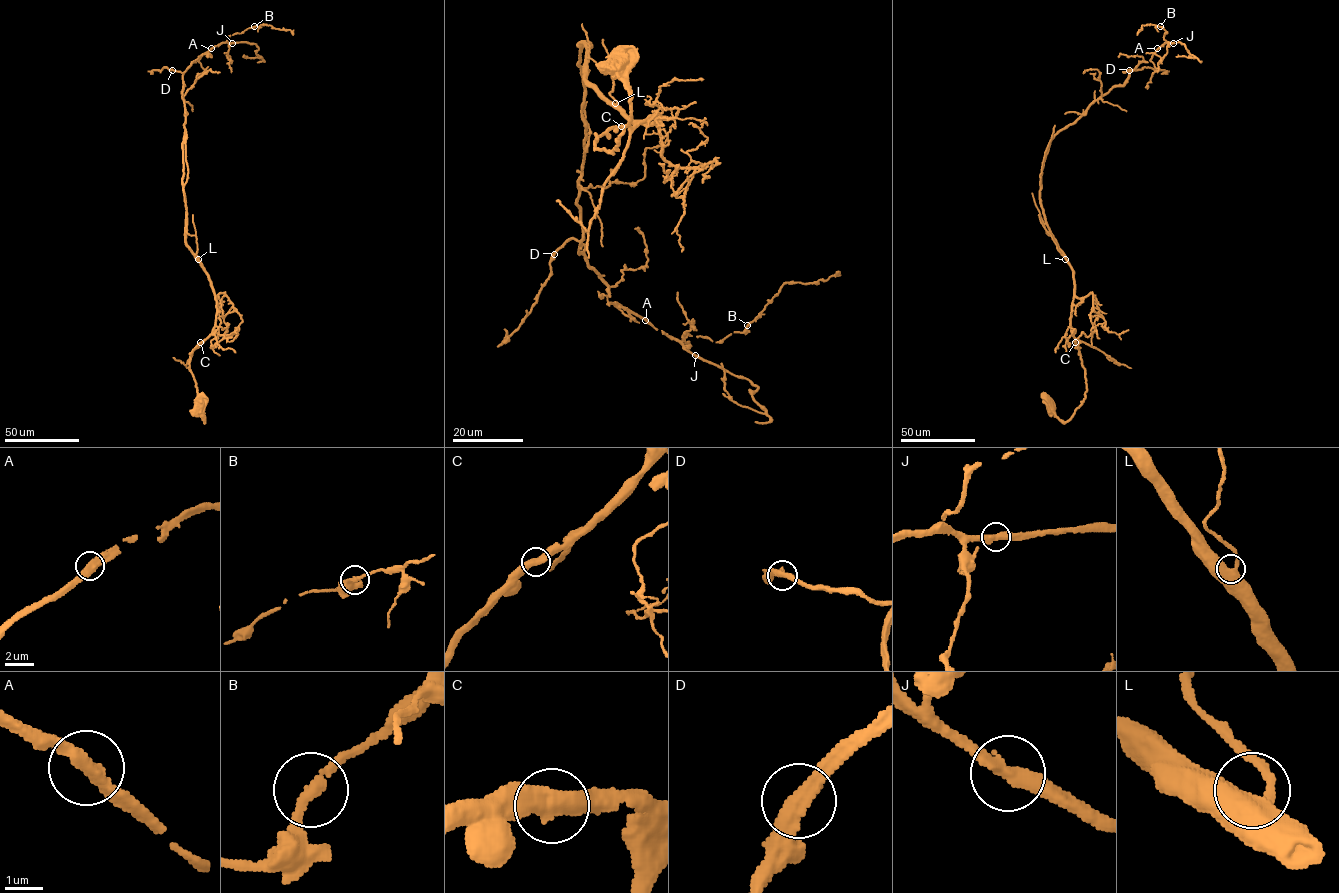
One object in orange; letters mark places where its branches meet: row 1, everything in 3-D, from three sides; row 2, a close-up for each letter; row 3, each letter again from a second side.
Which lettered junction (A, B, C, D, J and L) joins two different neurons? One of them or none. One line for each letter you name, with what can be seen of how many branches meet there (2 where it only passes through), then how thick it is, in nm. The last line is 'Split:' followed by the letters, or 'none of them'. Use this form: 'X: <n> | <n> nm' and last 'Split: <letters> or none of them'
Split: none of them

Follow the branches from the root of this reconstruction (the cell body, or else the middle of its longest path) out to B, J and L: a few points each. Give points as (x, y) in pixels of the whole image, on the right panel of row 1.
B: (1046, 401), (1067, 421), (1086, 383), (1073, 271), (1040, 197), (1044, 155), (1150, 61), (1166, 42), (1160, 27)
J: (1046, 401), (1067, 421), (1086, 383), (1071, 326), (1073, 271), (1040, 197), (1045, 154), (1060, 130), (1172, 43)
L: (1046, 401), (1059, 418), (1067, 421), (1082, 403), (1086, 390), (1085, 369), (1071, 326), (1073, 271), (1065, 259)

